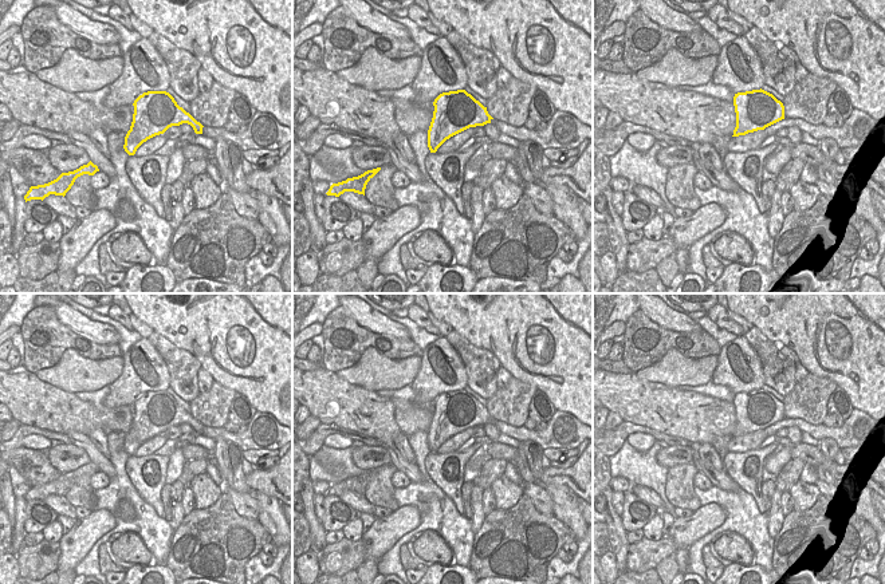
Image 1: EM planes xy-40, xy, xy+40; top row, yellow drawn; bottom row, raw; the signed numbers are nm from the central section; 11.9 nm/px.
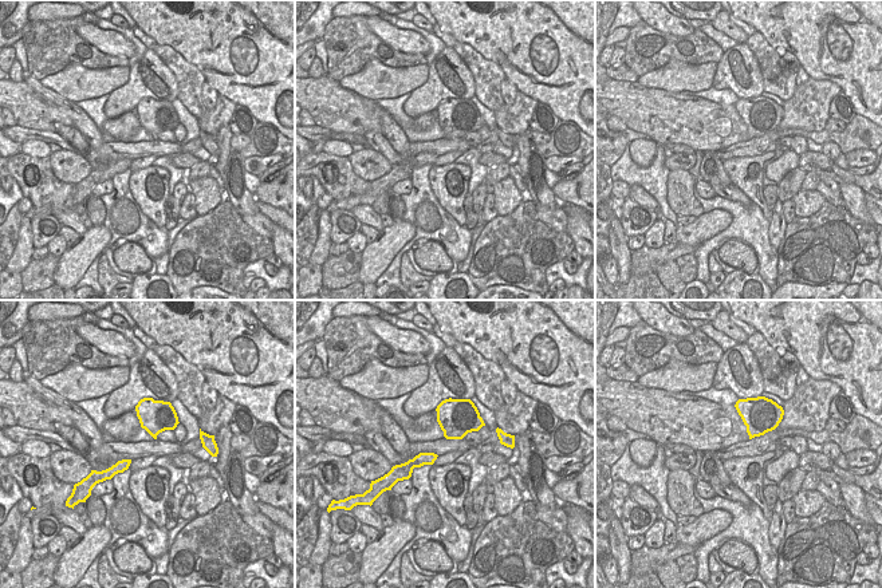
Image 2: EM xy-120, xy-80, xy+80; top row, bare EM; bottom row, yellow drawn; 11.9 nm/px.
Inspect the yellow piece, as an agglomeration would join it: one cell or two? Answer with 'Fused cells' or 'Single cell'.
Single cell.

